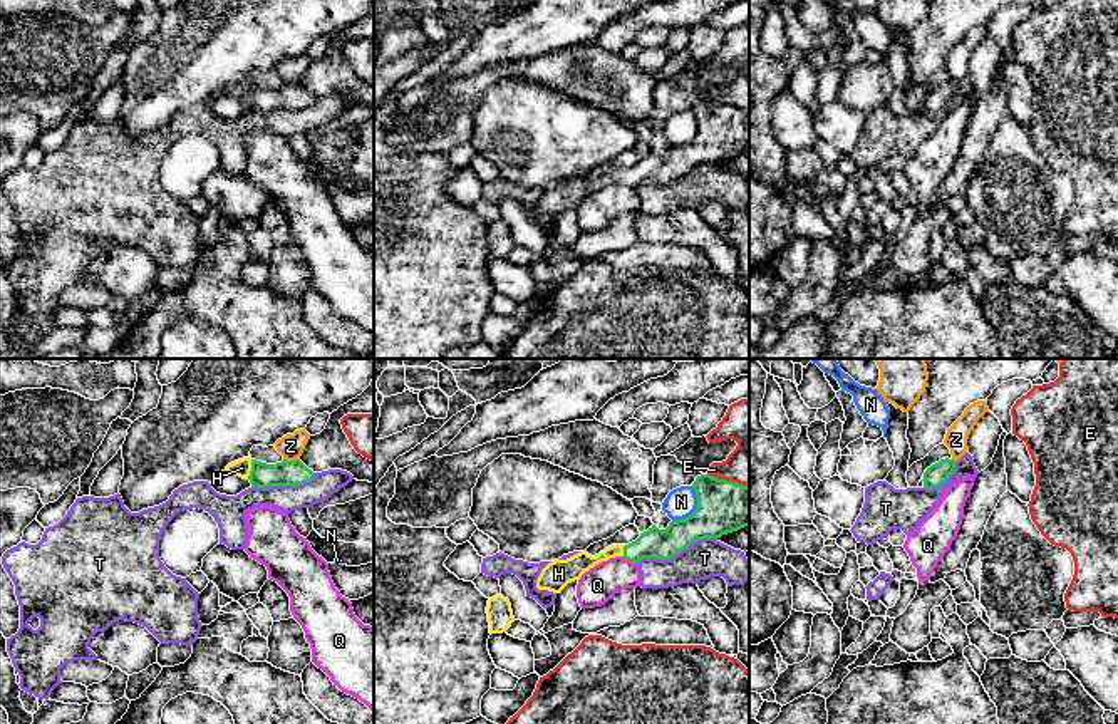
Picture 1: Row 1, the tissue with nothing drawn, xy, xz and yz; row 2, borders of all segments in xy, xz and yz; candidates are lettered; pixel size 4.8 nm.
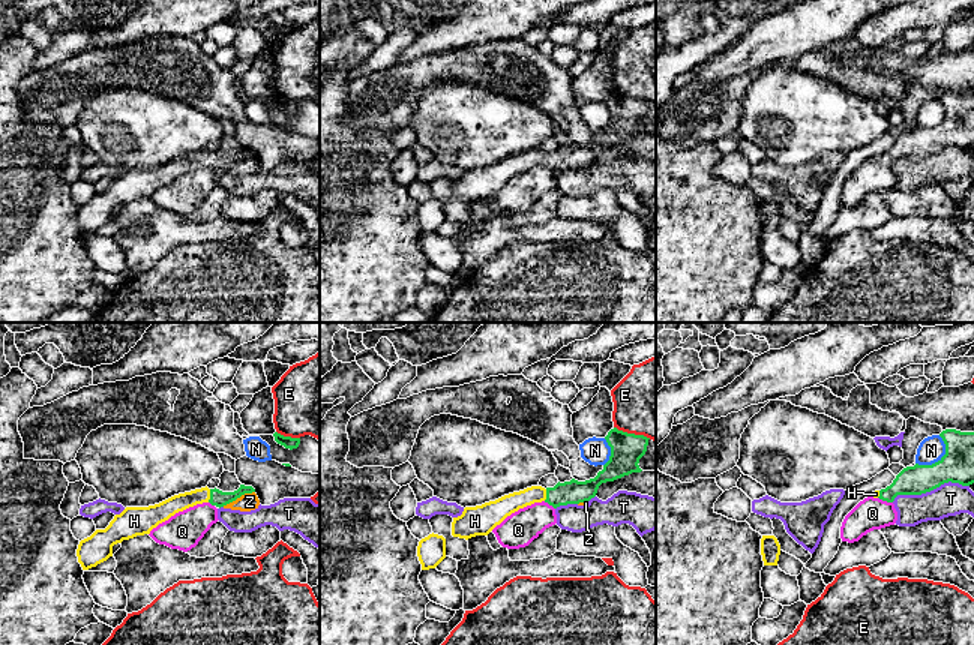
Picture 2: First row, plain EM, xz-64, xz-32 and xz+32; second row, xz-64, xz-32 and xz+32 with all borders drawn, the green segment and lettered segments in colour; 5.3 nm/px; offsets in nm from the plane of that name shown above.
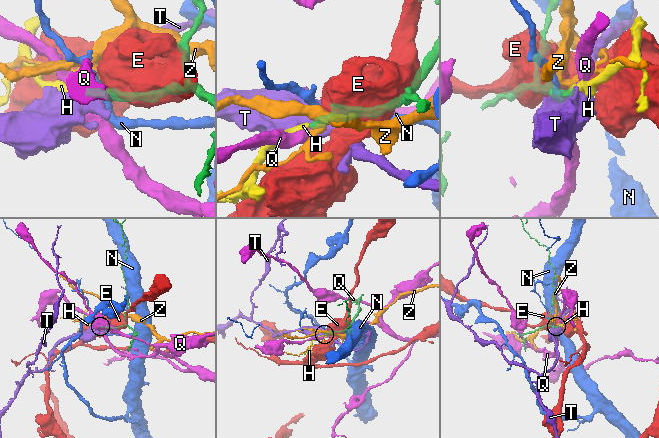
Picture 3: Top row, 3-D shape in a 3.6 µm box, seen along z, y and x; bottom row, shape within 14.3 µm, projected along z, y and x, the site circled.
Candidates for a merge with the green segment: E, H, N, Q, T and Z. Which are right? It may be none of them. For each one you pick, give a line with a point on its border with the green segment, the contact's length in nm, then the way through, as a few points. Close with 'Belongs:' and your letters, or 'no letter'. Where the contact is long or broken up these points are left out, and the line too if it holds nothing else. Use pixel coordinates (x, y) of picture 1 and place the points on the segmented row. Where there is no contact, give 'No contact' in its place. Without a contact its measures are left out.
H: Touches green at xy (252, 468). Shared border 90 nm. Path across: xy (287, 473), (258, 473), (252, 468), (242, 468)
Belongs: H

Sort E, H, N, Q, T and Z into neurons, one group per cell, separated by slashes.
E / H / N / Q / T / Z

